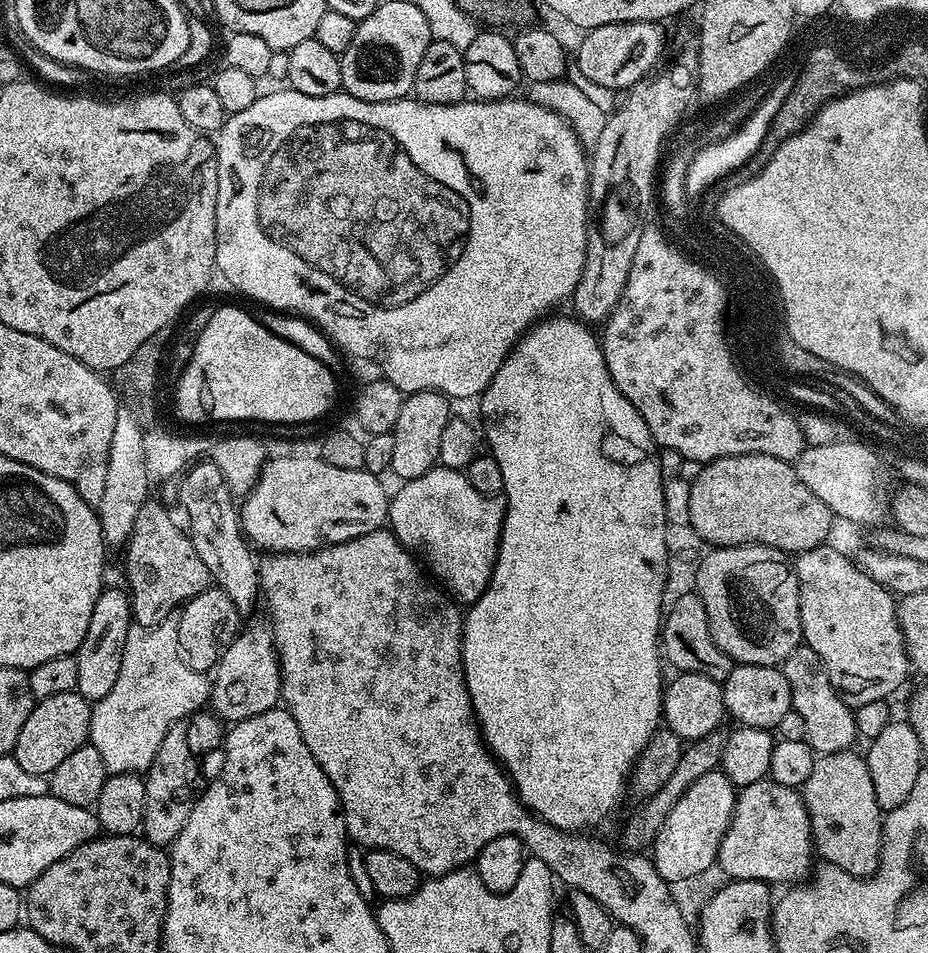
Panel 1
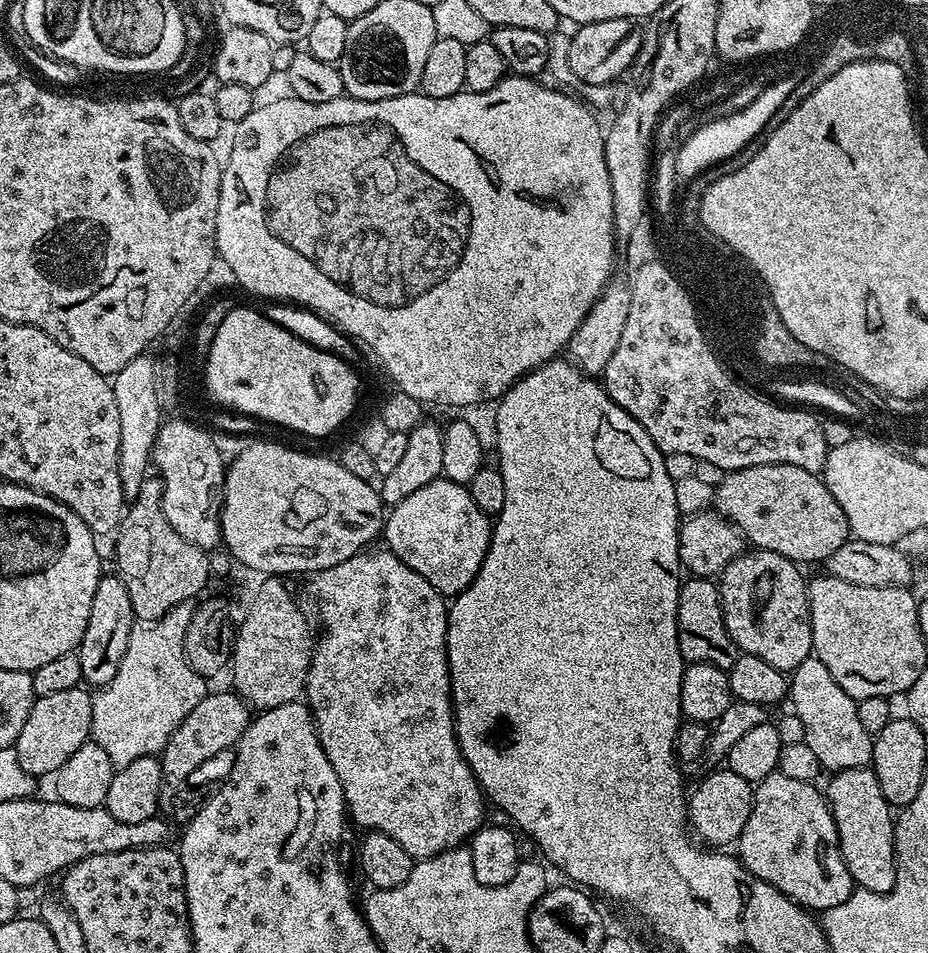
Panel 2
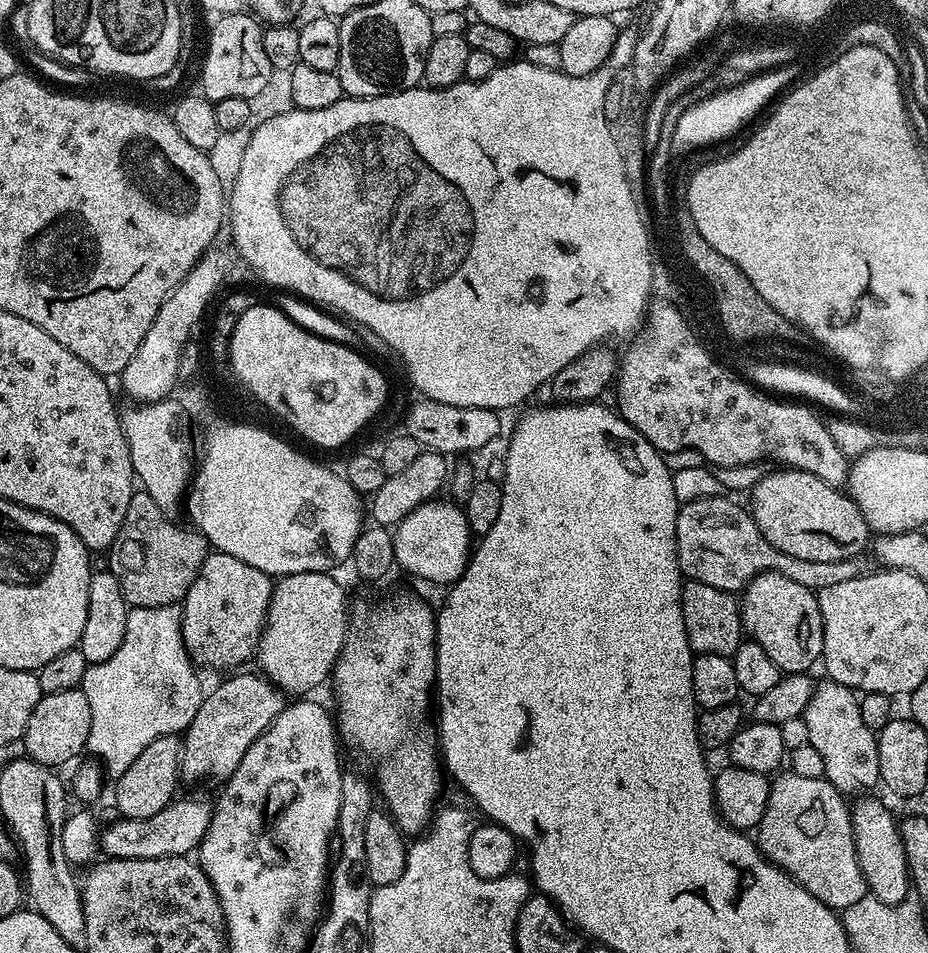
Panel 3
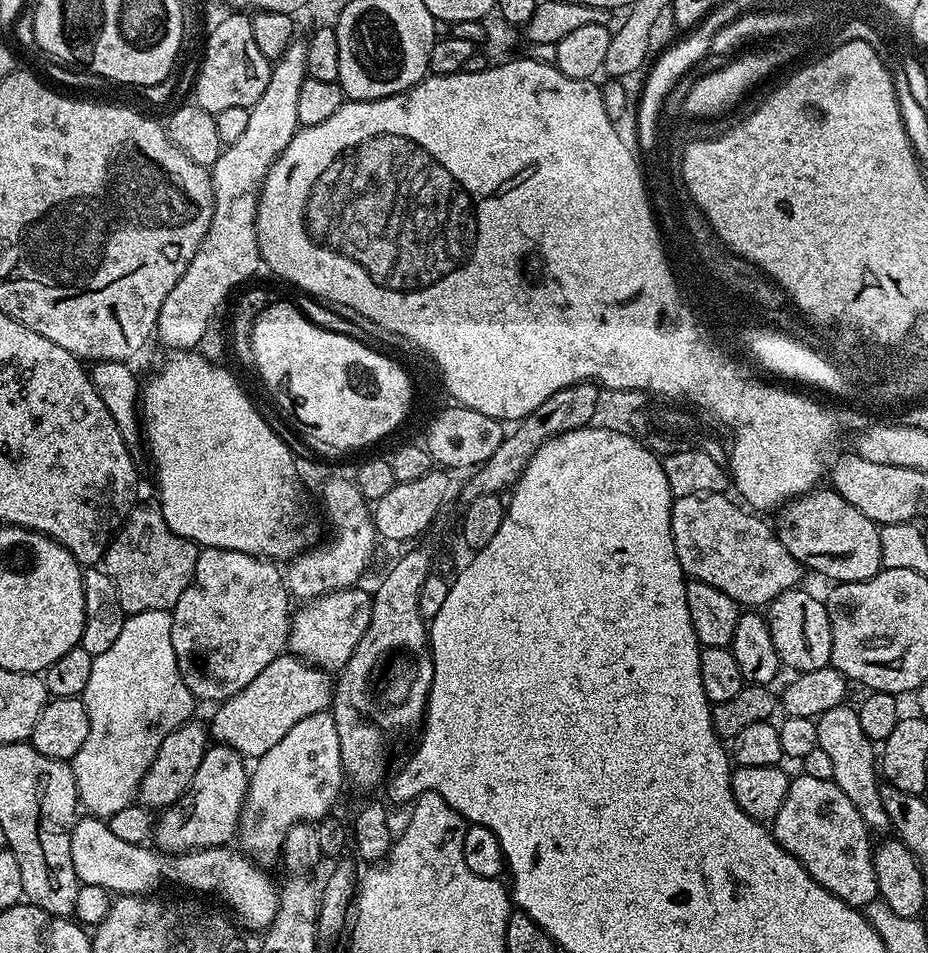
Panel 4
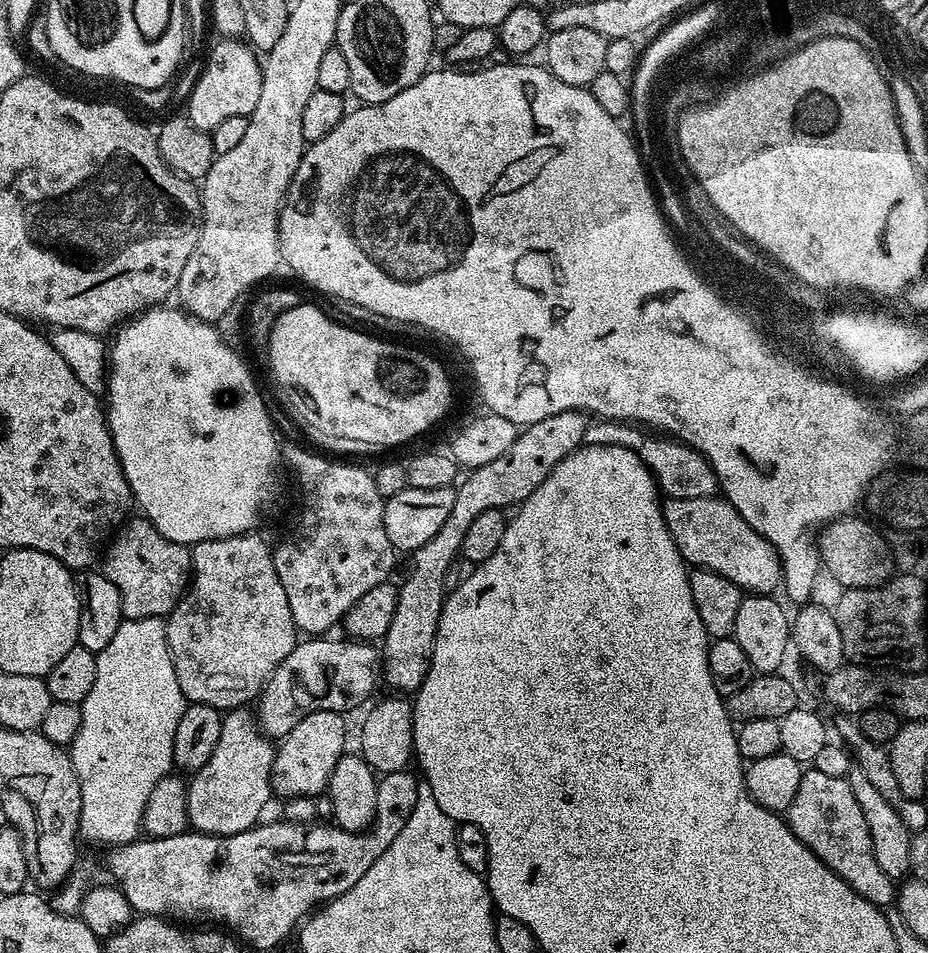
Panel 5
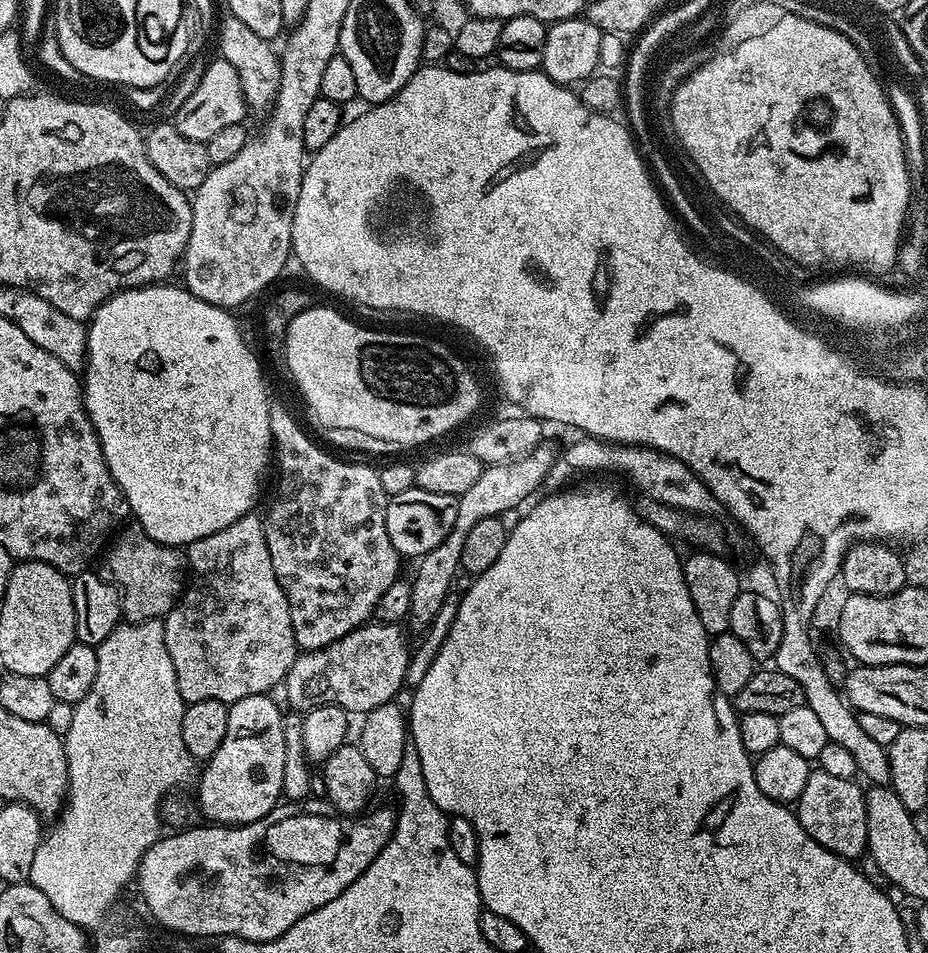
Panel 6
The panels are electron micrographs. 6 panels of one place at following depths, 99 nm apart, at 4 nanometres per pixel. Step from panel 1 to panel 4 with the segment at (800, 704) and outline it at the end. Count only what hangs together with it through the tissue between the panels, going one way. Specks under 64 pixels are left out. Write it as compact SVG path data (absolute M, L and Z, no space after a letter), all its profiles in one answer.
M847 703L839 704L834 710L826 710L816 720L818 730L817 748L826 750L830 762L834 762L833 782L854 802L854 810L862 814L864 824L869 830L882 830L888 828L886 810L882 806L882 794L880 793L881 777L878 775L878 752L874 742L866 738L862 731L862 725L858 722L856 708Z

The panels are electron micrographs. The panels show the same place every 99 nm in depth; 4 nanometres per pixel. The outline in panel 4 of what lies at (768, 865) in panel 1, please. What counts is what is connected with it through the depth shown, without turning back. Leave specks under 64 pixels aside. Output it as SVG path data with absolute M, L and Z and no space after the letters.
M803 774L793 775L788 782L786 798L782 802L782 810L778 810L775 820L771 821L770 831L776 837L776 841L781 844L830 894L842 898L851 908L860 908L873 904L878 899L878 878L874 874L874 862L872 853L874 851L873 841L868 841L870 830L865 826L862 814L854 810L854 802L842 794L840 787L833 780L823 780L822 778L810 778Z

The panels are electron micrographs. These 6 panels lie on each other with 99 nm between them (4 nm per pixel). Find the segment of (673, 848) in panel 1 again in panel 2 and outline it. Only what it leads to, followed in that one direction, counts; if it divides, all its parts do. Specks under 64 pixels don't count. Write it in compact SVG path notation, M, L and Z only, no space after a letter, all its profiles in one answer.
M726 766L712 770L696 789L691 789L688 798L688 823L695 839L713 850L735 845L746 826L746 818L750 818L753 799L754 788L746 778L738 778Z

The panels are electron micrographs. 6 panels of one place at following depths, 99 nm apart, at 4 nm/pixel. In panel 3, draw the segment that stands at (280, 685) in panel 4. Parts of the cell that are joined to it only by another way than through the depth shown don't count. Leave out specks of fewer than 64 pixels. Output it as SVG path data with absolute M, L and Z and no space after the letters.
M243 672L229 675L232 676L229 680L222 681L213 692L209 691L198 706L198 714L194 714L194 722L182 733L180 775L185 781L212 776L215 772L220 778L232 776L246 750L250 750L252 743L286 707L285 693L263 674Z

